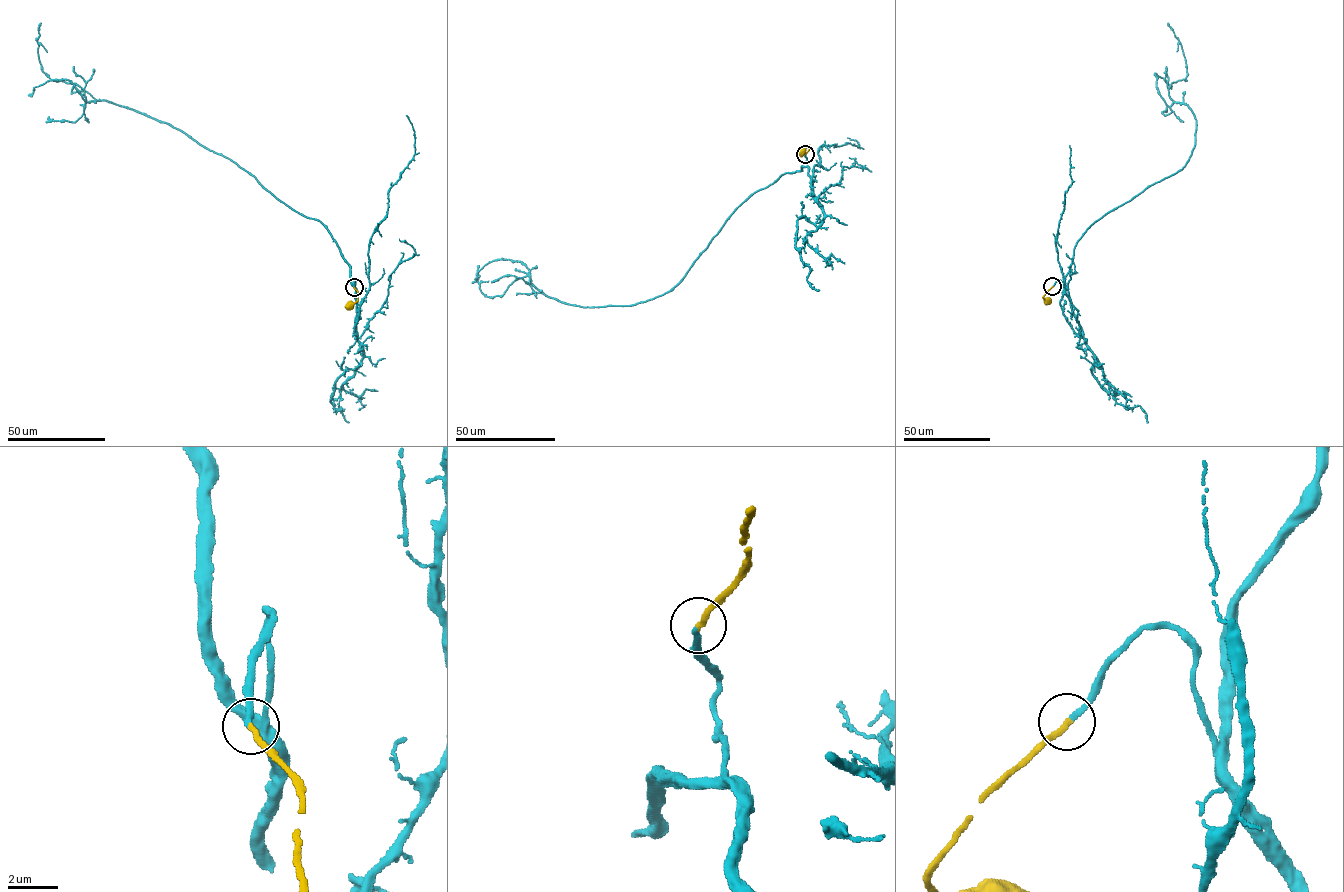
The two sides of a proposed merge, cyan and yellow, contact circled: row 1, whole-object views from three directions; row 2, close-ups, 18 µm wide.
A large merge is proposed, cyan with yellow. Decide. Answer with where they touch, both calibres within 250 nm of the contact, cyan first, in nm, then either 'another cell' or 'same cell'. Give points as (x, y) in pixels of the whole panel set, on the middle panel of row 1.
place (805, 154); calibres 240 and 240 nm; same cell

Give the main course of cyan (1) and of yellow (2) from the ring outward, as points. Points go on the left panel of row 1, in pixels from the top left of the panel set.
1: (354, 287), (330, 232), (239, 165), (165, 123), (87, 102), (74, 83), (52, 80), (38, 55), (40, 23)
2: (354, 287), (357, 300), (349, 305)

